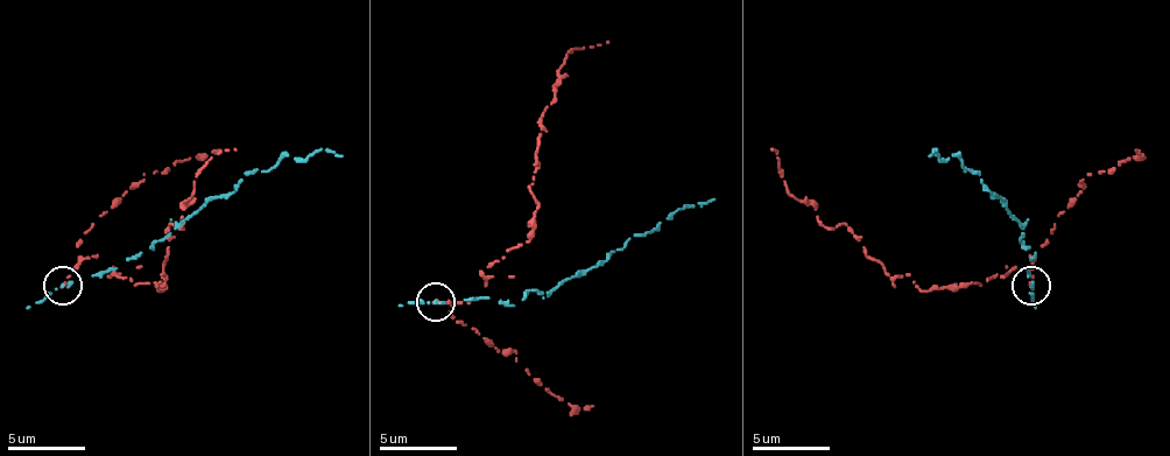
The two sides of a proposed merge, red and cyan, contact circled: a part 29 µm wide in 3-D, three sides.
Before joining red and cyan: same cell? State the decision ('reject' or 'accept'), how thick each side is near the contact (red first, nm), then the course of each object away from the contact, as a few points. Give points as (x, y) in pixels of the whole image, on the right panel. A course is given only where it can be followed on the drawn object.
reject; calibres 180 and 260 nm; course red (1033, 286), (1028, 255), (966, 286), (889, 274), (801, 201), (770, 147); course cyan (1033, 286), (1028, 274), (1036, 255), (1021, 239), (1021, 224), (956, 155), (939, 159), (936, 151), (928, 155)

